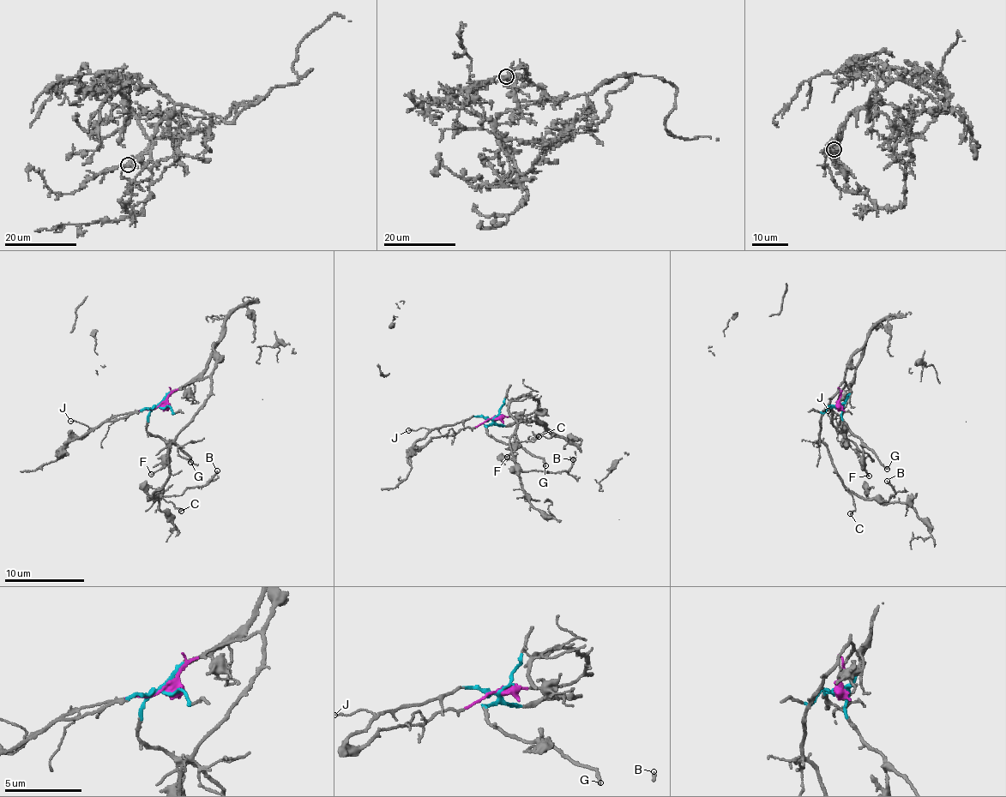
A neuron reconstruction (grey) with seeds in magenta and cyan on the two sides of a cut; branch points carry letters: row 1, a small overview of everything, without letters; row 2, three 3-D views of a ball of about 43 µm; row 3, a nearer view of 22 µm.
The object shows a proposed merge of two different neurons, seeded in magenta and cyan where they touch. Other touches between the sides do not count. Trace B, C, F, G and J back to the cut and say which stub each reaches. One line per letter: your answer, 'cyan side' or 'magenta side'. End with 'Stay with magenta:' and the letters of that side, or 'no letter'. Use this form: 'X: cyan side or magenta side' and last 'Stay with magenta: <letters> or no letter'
B: magenta side
C: magenta side
F: cyan side
G: cyan side
J: cyan side
Stay with magenta: B, C

